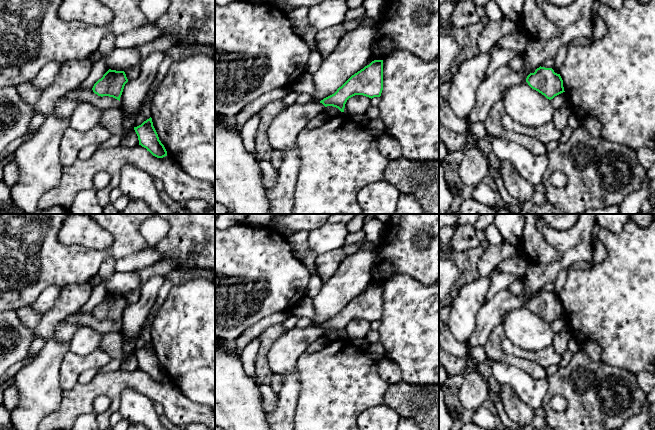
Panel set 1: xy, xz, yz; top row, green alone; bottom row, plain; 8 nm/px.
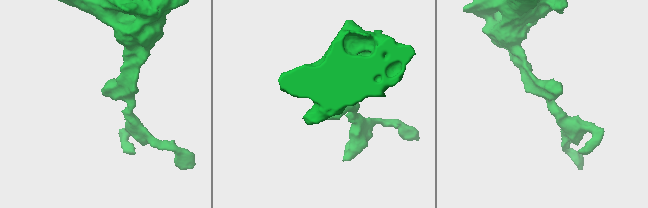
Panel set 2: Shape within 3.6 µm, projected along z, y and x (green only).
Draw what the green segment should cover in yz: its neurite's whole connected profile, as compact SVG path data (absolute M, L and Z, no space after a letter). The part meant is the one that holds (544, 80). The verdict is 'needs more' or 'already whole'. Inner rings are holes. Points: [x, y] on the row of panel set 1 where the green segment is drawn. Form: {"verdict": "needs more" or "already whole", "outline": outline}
{"verdict": "already whole", "outline": "M540 66L527 76L526 82L549 100L565 92L560 74L555 73L552 68Z"}

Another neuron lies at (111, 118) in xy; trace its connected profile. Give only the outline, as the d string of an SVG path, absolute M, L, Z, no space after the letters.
M118 106L105 109L100 118L99 125L107 128L112 135L118 135L122 139L130 132L130 130L125 130L123 127L123 118Z

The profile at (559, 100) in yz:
M565 92L555 96L553 99L550 100L550 102L554 109L560 108L564 103L567 102Z

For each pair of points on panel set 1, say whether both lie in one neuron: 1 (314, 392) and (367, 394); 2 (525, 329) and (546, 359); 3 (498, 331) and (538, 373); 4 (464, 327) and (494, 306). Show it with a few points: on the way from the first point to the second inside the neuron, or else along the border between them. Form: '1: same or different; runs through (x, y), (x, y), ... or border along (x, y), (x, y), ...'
1: same; runs through (327, 392), (354, 392)
2: different; border along (516, 345), (526, 350), (543, 350), (551, 346)
3: same; runs through (497, 346), (497, 350), (505, 358), (523, 364)
4: different; border along (487, 298), (478, 311), (476, 327), (468, 341)

